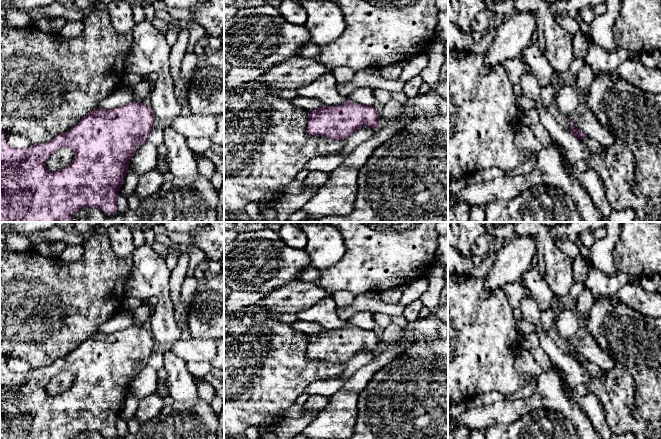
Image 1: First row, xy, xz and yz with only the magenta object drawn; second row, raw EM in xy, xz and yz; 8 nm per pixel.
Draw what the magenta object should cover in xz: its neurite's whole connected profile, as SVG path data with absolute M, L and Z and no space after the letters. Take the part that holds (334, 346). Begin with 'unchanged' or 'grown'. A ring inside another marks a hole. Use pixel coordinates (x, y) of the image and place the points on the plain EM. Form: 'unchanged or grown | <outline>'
unchanged | M348 324L340 330L310 333L307 347L309 359L332 364L345 364L362 350L377 352L379 338L372 329L362 329Z

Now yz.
unchanged | M573 341L568 342L569 348L570 348L570 356L579 364L582 364L583 362L587 361L587 359L579 354L576 350L573 349Z

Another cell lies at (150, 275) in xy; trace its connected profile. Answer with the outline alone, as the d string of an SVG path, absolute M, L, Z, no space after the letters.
M148 244L135 248L132 258L132 272L125 282L124 293L125 296L143 301L156 298L149 319L150 331L153 338L166 347L163 361L168 376L168 394L174 401L197 400L195 378L188 372L185 362L170 350L170 346L185 335L174 319L169 290L171 270L165 258L155 253Z

